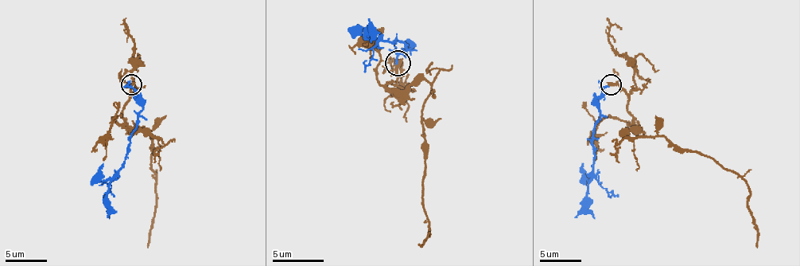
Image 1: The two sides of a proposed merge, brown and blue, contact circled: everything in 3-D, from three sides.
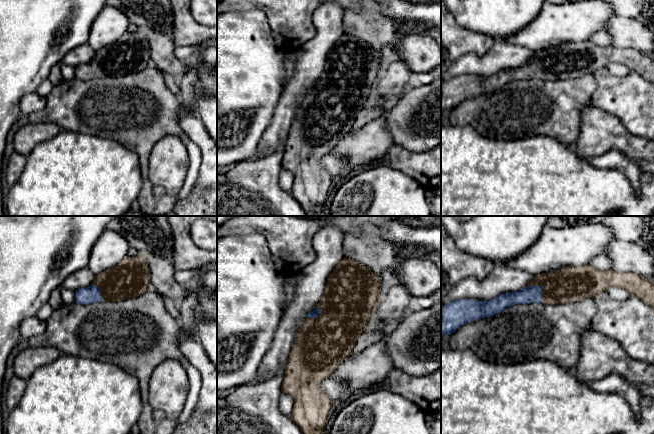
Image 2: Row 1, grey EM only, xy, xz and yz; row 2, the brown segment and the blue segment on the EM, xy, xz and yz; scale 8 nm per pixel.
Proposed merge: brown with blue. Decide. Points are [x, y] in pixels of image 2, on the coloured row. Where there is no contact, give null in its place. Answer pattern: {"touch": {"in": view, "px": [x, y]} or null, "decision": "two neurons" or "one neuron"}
{"touch": {"in": "yz", "px": [542, 287]}, "decision": "one neuron"}

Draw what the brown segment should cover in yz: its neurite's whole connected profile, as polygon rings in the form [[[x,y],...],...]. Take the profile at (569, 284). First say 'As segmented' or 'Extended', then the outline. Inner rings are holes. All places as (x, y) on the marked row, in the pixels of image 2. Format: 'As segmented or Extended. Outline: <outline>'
Extended. Outline: [[[587,264],[563,267],[535,275],[519,291],[501,294],[488,301],[461,299],[441,307],[441,336],[451,335],[462,325],[493,317],[515,304],[565,304],[593,298],[609,286],[627,290],[654,309],[654,282],[635,273],[602,271]]]

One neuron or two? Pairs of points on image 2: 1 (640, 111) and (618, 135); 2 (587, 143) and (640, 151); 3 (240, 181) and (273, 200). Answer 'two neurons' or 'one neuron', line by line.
1: two neurons
2: one neuron
3: one neuron

